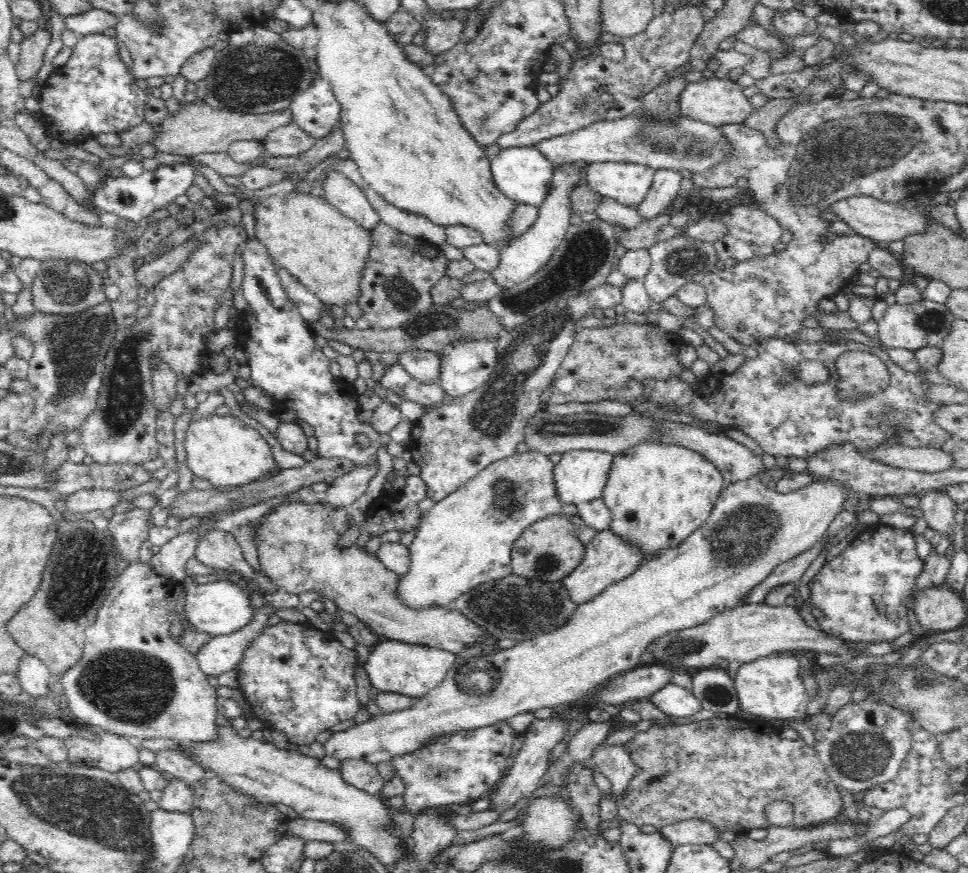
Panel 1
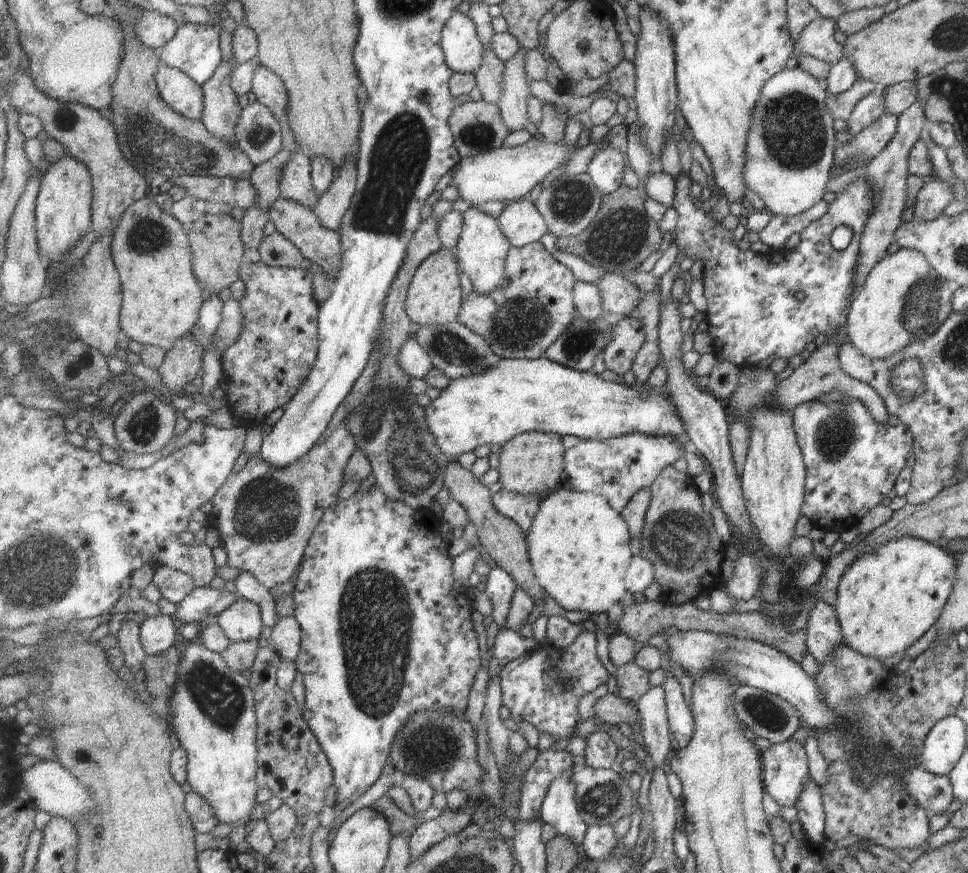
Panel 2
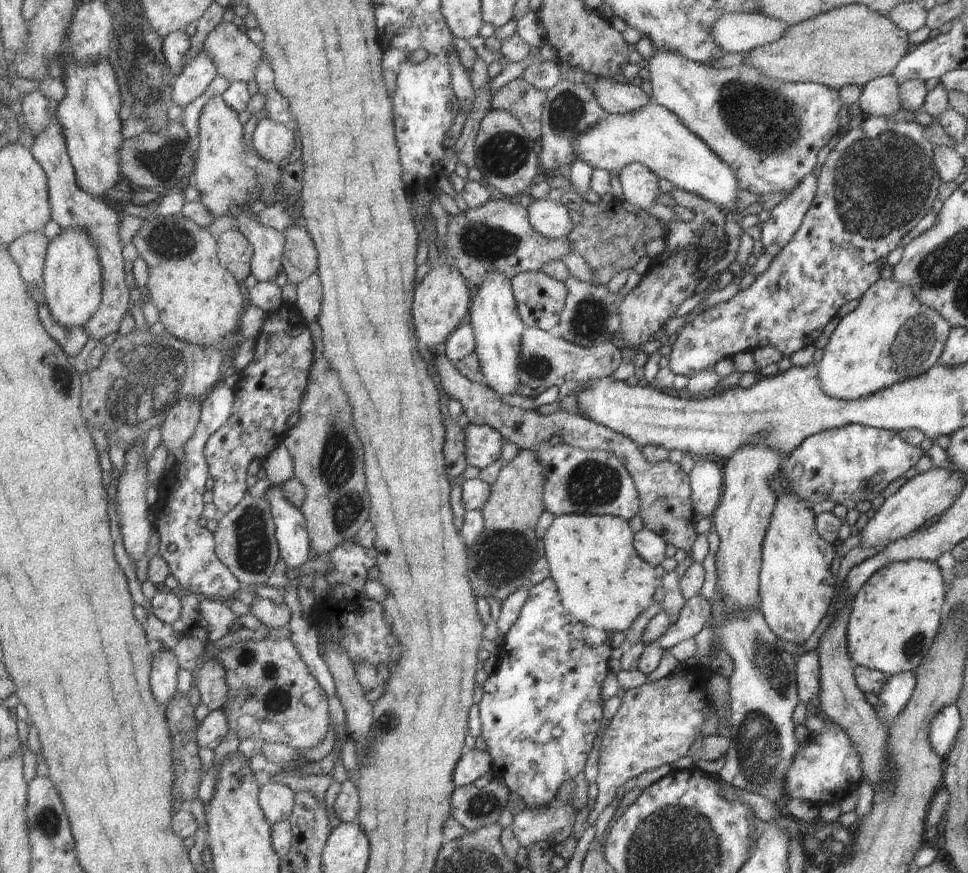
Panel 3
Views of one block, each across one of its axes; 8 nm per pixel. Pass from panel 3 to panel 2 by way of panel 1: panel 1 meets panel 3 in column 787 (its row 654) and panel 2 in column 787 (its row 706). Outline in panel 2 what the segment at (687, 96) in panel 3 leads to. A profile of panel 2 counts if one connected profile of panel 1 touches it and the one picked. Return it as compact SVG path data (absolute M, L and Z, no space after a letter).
M798 67L791 68L791 70L784 69L778 74L771 76L771 78L761 86L760 96L757 98L756 107L753 108L751 122L749 122L749 133L747 138L745 138L744 168L743 172L741 172L741 178L745 181L745 186L751 194L755 194L755 196L763 202L763 205L765 205L764 210L770 213L771 216L796 216L822 200L822 196L826 192L825 184L830 180L829 171L833 160L833 154L835 154L837 148L837 144L834 142L834 134L833 118L829 116L827 106L825 106L825 90L821 88L821 84L819 84L818 80L813 78L811 74L808 74Z

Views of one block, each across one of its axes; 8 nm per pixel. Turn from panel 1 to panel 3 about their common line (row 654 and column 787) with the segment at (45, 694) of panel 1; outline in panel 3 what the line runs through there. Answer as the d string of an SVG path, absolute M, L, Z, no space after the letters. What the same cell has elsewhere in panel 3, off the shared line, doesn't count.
M757 12L726 13L714 25L713 38L725 53L749 52L779 40L788 26Z

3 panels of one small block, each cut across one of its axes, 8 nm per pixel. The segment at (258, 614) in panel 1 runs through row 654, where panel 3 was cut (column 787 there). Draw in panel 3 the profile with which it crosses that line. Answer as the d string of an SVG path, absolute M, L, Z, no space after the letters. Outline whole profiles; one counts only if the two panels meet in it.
M804 176L769 212L769 218L760 227L764 252L775 256L799 228L816 193L817 177Z

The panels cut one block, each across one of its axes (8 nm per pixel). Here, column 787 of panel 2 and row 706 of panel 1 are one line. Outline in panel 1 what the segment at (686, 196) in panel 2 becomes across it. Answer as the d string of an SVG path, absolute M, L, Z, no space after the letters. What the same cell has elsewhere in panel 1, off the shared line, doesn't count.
M280 619L277 624L266 623L253 641L243 648L243 657L235 668L238 689L255 719L271 727L276 734L284 733L290 743L309 746L317 734L354 719L359 711L358 686L354 679L356 656L356 650L344 646L331 631Z

